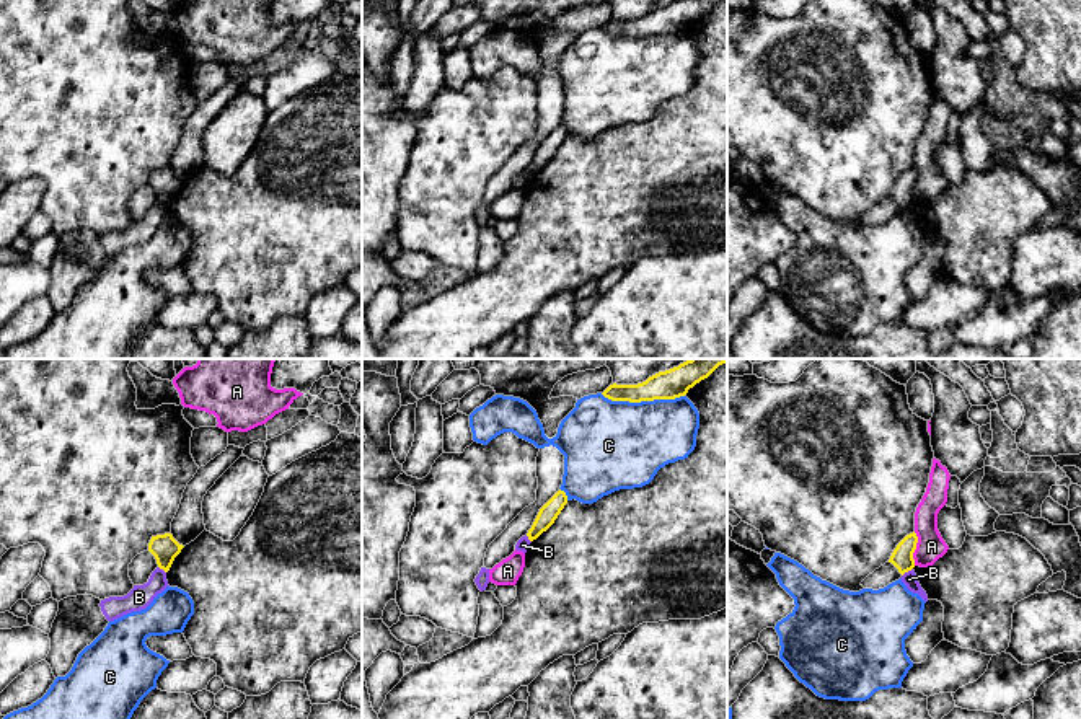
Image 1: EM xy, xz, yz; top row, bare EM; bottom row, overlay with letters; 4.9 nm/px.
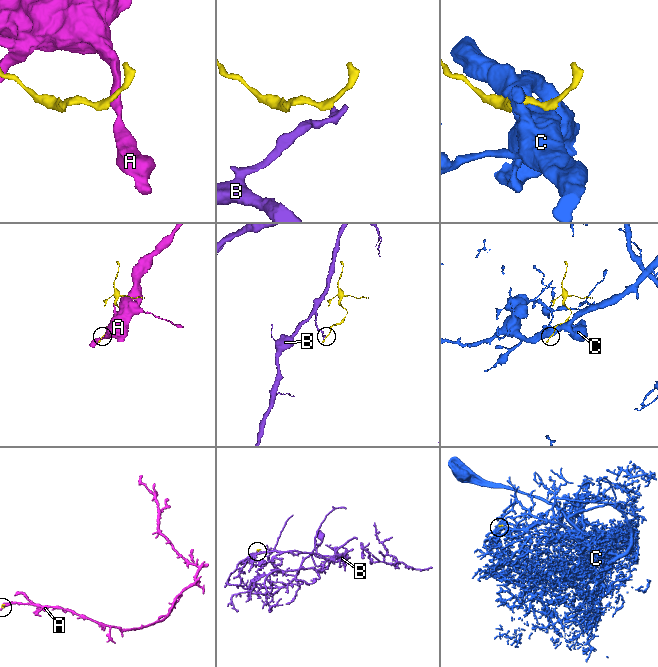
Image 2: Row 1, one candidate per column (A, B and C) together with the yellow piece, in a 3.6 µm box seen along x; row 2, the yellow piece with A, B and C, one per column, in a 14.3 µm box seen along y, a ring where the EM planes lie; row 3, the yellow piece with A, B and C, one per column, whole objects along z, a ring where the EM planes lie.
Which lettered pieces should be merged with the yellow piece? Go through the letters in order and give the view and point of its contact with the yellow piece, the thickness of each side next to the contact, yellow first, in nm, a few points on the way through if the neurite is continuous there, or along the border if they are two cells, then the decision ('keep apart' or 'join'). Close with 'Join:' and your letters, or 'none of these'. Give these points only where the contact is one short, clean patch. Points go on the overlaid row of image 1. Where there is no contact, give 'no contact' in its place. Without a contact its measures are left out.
A: yz (915, 548) | 110/140 nm | keep apart
B: yz (907, 571) | 110/70 nm | along yz (912, 568), (902, 576) | keep apart
C: xz (643, 400) | 150/440 nm | keep apart
Join: none of these

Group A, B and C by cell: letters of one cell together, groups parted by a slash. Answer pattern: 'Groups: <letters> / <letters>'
Groups: A / B / C

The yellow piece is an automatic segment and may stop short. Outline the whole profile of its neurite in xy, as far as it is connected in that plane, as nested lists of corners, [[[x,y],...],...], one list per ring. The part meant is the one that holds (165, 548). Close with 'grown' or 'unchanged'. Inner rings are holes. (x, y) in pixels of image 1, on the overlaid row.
[[[171,533],[152,536],[148,543],[148,551],[155,556],[158,567],[165,572],[170,571],[174,558],[183,548],[184,546],[179,545]]]; unchanged

